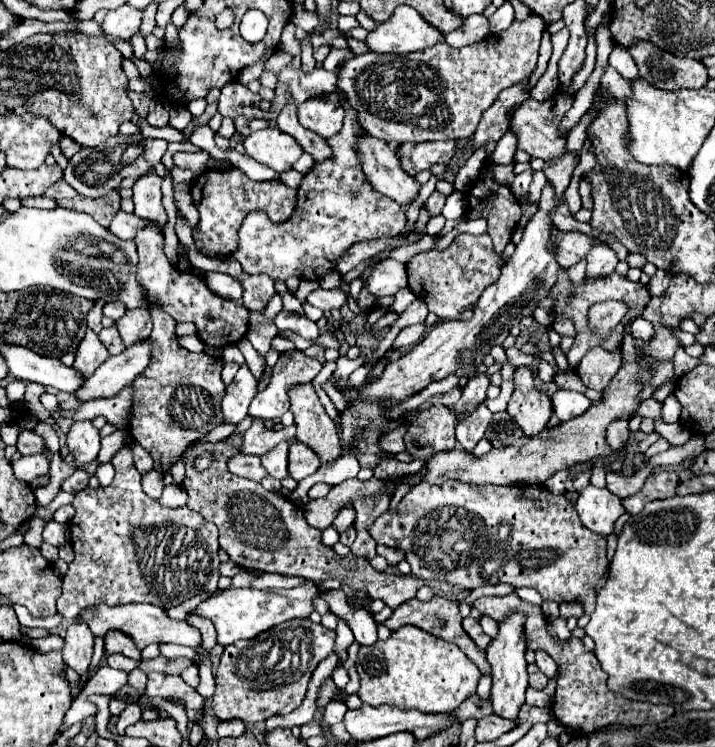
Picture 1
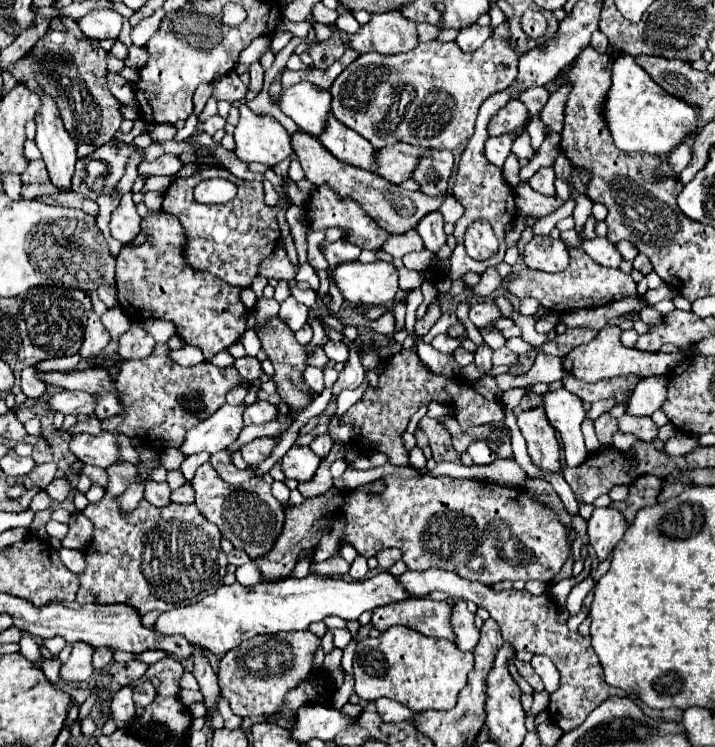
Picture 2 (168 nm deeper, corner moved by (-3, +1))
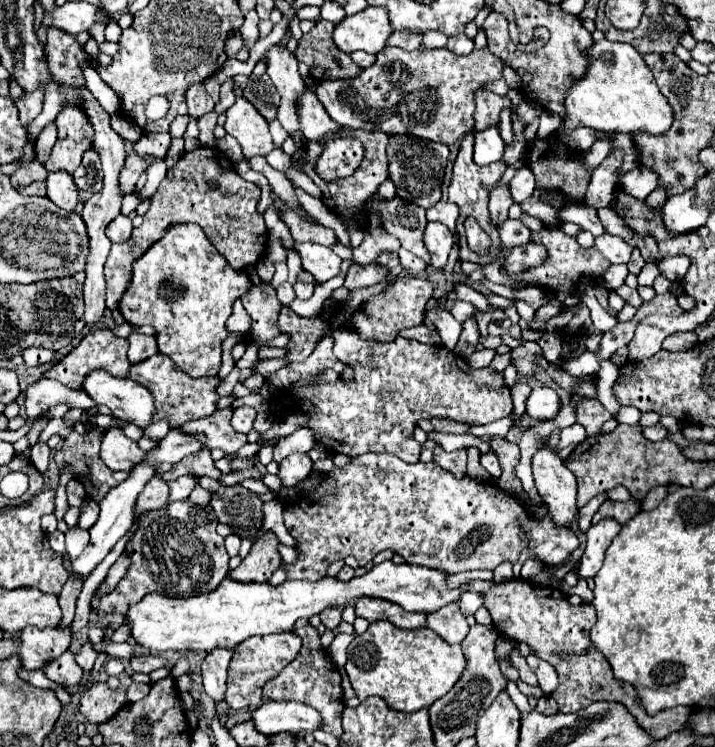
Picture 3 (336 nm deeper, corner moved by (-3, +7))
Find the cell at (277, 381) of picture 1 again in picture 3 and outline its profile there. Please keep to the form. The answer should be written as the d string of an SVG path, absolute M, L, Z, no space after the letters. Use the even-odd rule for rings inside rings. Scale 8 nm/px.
M239 407L233 411L231 417L231 425L239 431L239 433L249 433L255 421L255 409L253 407Z

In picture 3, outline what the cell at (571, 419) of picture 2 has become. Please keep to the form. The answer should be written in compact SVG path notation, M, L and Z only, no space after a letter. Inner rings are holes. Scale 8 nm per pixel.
M549 387L533 389L527 397L527 415L537 421L553 419L559 413L559 397Z

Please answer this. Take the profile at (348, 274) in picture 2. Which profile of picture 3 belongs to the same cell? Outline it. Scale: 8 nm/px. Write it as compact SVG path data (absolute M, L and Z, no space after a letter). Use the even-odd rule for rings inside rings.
M295 243L293 249L301 257L303 269L311 273L317 283L325 283L339 273L341 259L329 247L315 243Z

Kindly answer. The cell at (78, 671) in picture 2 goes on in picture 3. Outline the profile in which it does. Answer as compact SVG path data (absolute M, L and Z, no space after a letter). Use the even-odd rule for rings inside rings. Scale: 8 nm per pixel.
M71 651L63 653L63 657L57 657L51 665L47 665L43 669L43 673L47 675L47 679L63 685L63 687L73 687L81 681L83 671L77 669L75 665L75 655Z

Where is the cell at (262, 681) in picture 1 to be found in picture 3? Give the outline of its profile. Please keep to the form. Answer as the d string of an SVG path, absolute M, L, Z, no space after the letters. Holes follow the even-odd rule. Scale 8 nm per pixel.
M291 631L287 633L275 633L271 637L251 637L251 641L243 641L243 645L235 647L229 675L227 675L227 691L225 701L233 709L255 709L261 705L261 689L265 681L275 677L285 665L289 665L297 653L299 653L299 637L295 637Z

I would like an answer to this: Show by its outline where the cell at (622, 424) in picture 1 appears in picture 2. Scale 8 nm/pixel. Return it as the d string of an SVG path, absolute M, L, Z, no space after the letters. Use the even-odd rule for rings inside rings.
M601 415L599 419L595 419L595 431L597 431L601 445L611 445L615 431L619 431L617 419L611 415Z

